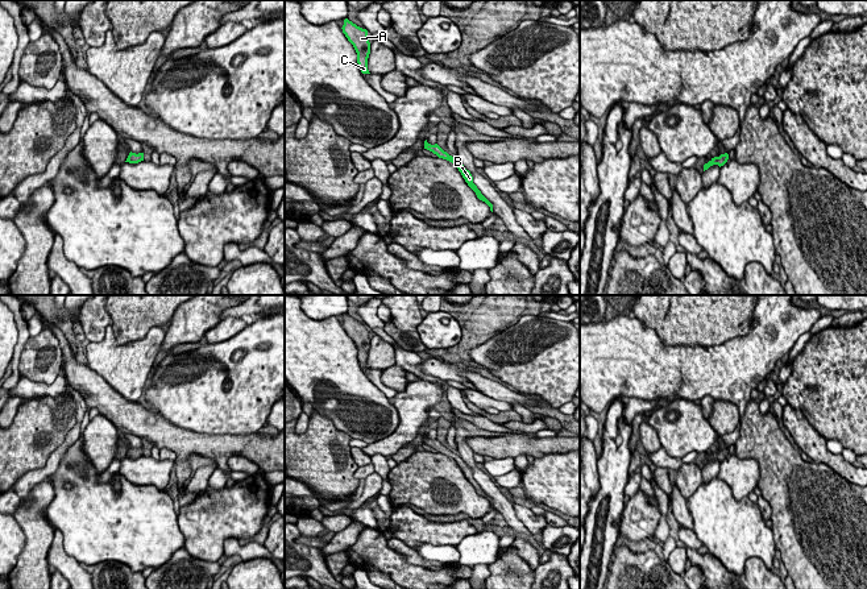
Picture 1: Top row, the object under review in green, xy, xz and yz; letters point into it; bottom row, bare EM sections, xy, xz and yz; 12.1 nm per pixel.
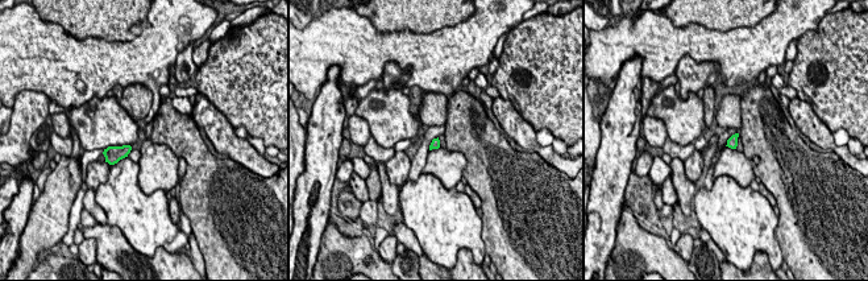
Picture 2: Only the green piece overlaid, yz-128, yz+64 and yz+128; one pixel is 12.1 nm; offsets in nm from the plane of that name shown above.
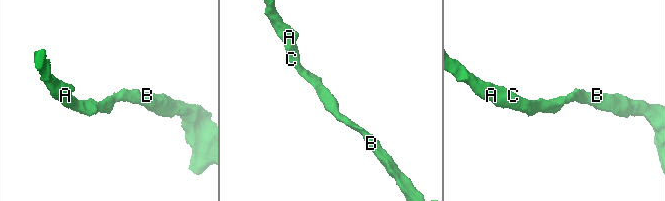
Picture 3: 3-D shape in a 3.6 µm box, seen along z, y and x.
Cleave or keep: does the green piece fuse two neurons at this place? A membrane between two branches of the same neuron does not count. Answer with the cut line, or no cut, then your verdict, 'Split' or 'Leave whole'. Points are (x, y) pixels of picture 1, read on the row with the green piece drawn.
No split. Leave whole

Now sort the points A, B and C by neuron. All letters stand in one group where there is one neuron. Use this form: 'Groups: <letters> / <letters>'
Groups: A B C

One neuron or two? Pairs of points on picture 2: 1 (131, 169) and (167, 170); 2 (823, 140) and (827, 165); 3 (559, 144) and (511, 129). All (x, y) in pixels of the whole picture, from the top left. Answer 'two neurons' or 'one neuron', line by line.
1: two neurons
2: two neurons
3: two neurons

